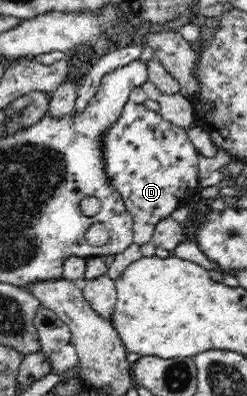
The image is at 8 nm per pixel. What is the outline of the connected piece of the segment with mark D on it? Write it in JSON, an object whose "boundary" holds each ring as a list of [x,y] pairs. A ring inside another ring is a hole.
{"boundary":[[[128,99],[122,106],[118,120],[106,128],[100,149],[104,159],[106,181],[120,194],[126,210],[132,215],[133,242],[139,247],[151,243],[157,222],[170,217],[176,208],[192,201],[201,191],[198,177],[199,154],[189,140],[187,129],[172,124],[158,111],[148,109],[142,102],[136,104]]]}

